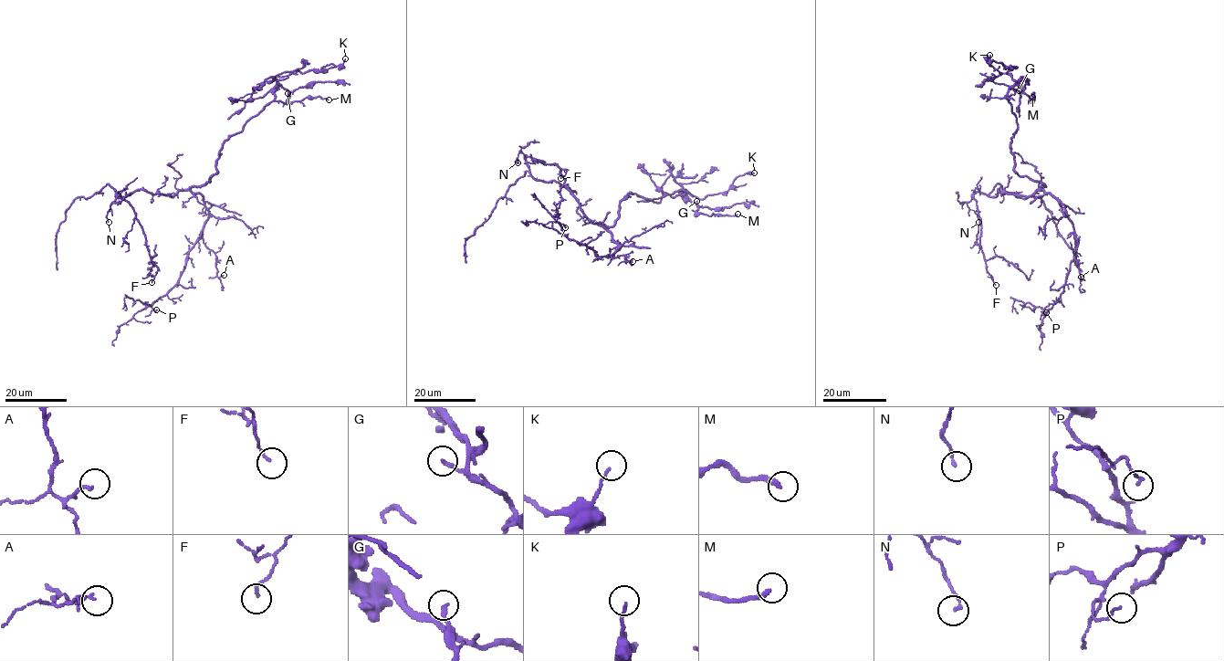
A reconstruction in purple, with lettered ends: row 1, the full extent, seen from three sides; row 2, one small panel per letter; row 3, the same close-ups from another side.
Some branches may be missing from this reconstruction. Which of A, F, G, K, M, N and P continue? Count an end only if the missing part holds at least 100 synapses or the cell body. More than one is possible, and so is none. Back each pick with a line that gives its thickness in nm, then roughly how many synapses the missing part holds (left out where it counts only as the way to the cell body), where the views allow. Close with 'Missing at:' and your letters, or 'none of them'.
Missing at: none of them

